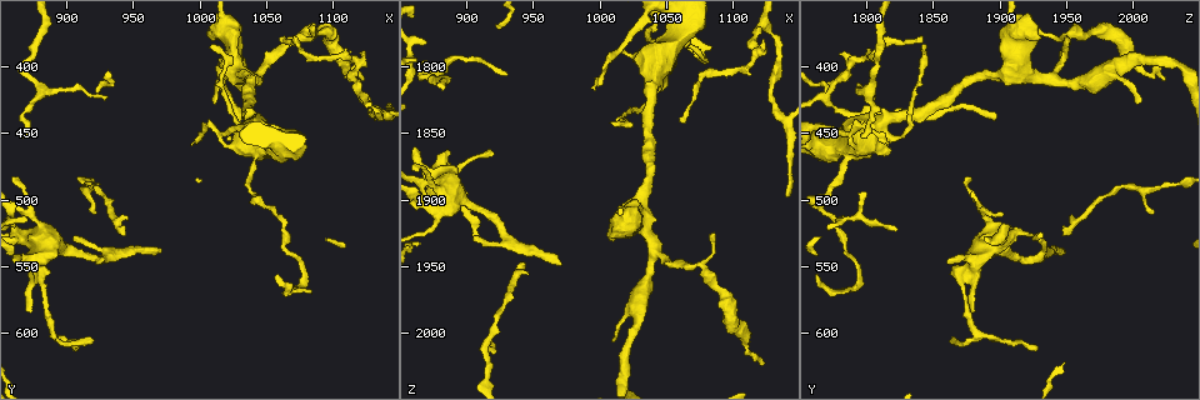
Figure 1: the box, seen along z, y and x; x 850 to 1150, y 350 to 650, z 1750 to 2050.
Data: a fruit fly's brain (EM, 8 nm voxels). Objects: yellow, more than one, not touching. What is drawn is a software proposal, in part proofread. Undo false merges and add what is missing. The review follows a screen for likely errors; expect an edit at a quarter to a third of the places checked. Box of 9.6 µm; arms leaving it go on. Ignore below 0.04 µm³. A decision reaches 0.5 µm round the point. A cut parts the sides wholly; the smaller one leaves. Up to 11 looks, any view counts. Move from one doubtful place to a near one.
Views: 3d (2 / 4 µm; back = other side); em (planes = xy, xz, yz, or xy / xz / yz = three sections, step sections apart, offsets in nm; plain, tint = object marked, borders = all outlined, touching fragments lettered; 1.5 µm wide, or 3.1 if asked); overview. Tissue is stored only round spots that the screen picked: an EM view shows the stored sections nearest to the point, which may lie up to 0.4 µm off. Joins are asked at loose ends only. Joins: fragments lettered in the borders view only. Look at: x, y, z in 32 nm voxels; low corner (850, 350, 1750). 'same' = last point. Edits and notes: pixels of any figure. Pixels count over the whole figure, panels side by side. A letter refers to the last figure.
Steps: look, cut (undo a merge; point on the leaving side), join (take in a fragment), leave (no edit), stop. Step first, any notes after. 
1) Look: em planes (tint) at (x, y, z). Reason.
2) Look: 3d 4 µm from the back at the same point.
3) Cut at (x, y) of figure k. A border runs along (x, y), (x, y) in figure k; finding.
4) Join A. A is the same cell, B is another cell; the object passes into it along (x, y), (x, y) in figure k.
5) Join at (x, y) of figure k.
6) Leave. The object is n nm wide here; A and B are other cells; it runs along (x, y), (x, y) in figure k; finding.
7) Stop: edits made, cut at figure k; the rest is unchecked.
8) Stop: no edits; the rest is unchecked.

Look: em xy step 4 (tint) at (1026, 392, 2000). Sudden change in width.

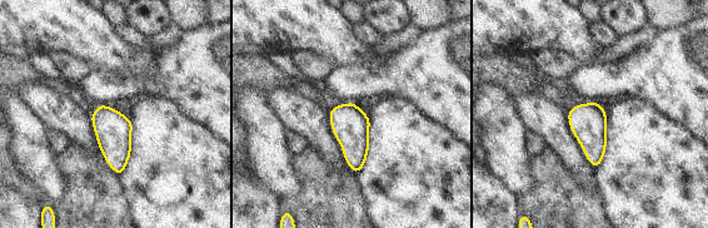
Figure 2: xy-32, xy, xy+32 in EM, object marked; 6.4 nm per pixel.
Look: em planes (borders) at the same point.

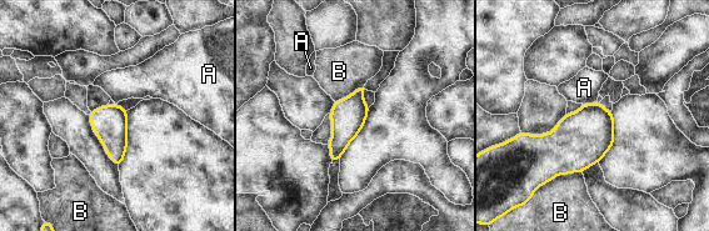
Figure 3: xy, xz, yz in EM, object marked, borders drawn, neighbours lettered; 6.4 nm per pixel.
Leave. A and B are other cells; a border runs along (582, 103), (592, 104) in figure 3; continuous, no second neuron.

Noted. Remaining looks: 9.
Look: em yz step 8 (borders) at (1086, 370, 1926).

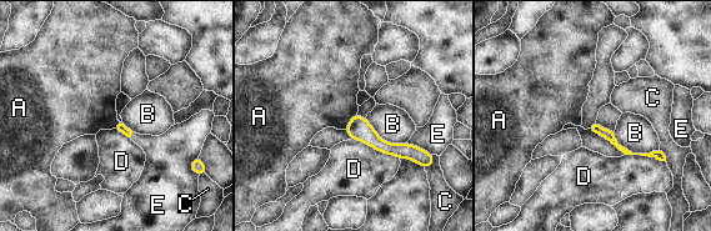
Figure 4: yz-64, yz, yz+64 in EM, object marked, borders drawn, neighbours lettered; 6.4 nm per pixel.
Look: em planes (borders) at the same point.

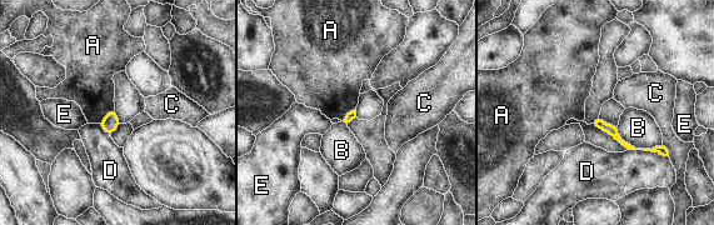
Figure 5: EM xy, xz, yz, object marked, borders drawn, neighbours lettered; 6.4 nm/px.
Leave. A, B, C, D and E are other cells; it runs along (595, 121), (630, 148), (663, 150) in figure 5; none of them fits.

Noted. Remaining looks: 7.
Look: em xz step 8 (tint) at (1122, 408, 2024).

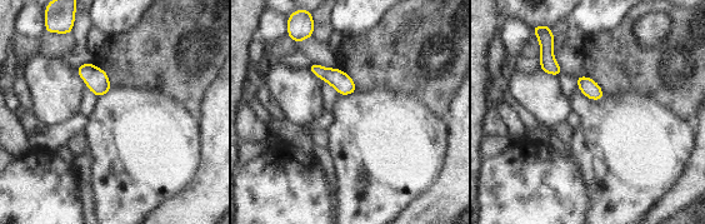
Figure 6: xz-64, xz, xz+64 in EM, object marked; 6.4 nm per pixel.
Look: em planes (tint) at the same point.

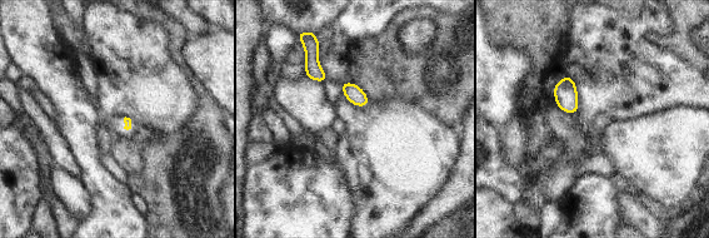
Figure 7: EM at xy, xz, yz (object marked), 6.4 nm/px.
Look: em planes (borders) at the same point. What lies round it.

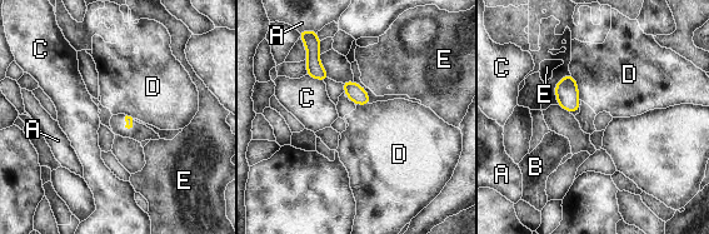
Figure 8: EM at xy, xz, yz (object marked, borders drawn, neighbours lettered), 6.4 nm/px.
Leave. A, B, C, D and E are other cells; a border runs along (570, 73), (575, 80), (580, 99) in figure 8; no lettered fragment goes on from it.

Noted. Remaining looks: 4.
Look: 3d 4 µm at (908, 612, 1928). Free end.

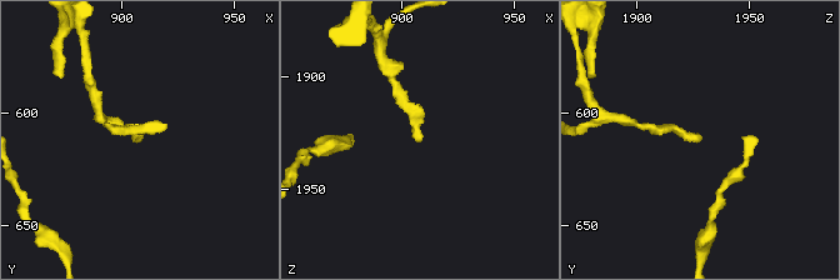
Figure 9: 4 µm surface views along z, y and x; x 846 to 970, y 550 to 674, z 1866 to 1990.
Look: em xz step 8 (tint) at (907, 612, 1930).

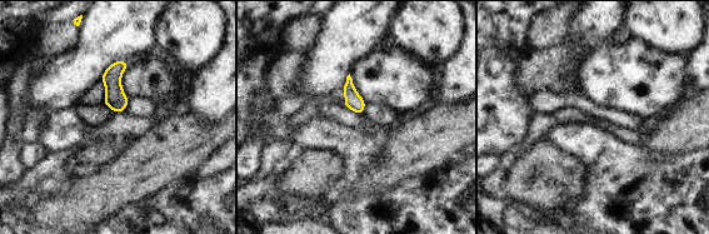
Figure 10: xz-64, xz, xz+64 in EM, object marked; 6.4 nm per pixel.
Look: em planes (borders) at the same point. Cut it another way.

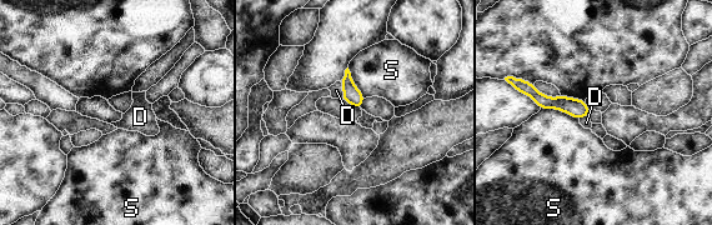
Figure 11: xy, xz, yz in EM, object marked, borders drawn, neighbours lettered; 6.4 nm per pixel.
Leave. The longest contact is with S, 260 nm; D and S are other cells; it runs along (525, 88), (543, 101), (585, 110) in figure 11; no lettered fragment goes on from it.

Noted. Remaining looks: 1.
Stop: no edits; the rest is unchecked.

